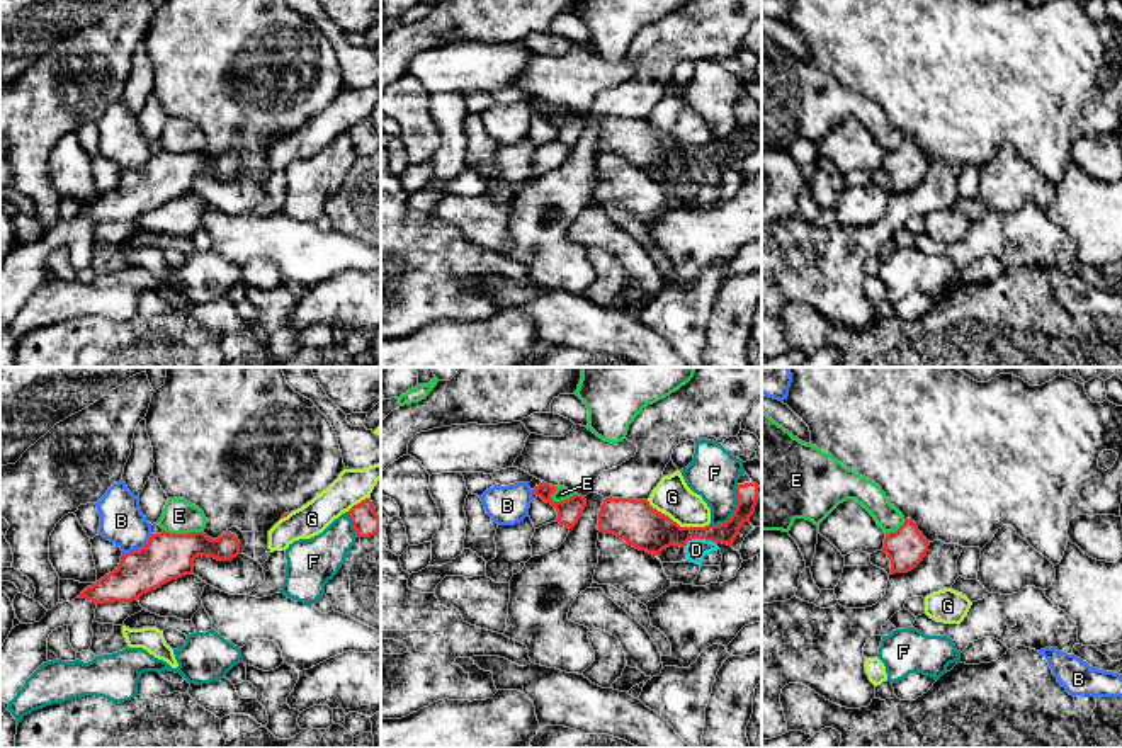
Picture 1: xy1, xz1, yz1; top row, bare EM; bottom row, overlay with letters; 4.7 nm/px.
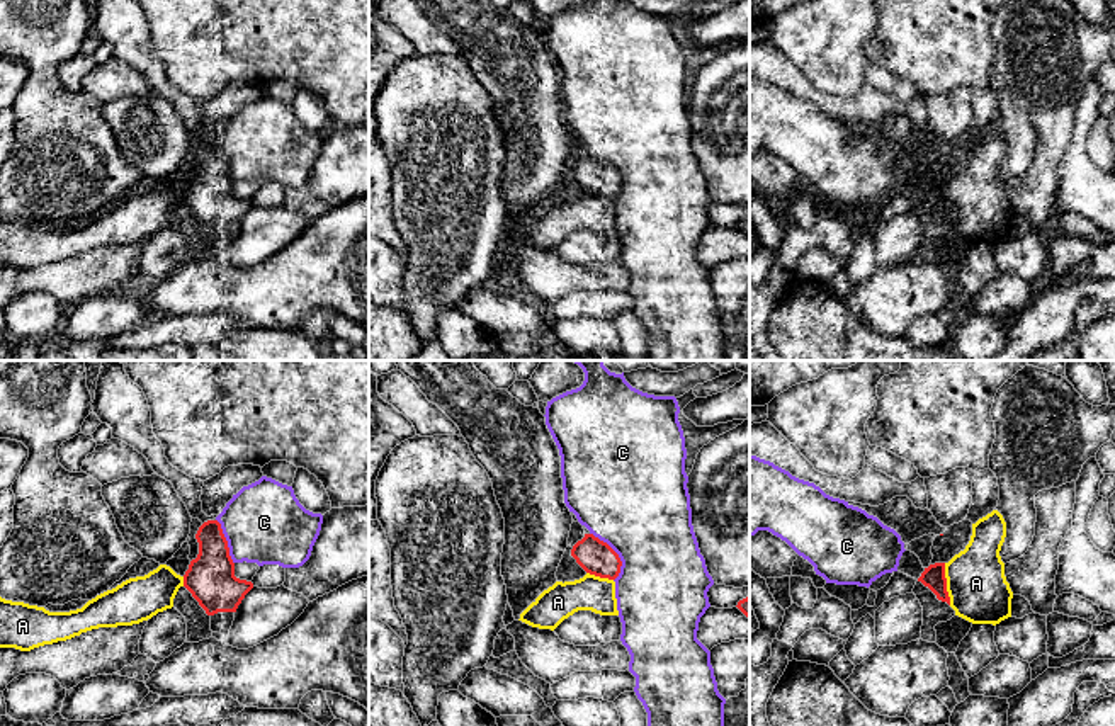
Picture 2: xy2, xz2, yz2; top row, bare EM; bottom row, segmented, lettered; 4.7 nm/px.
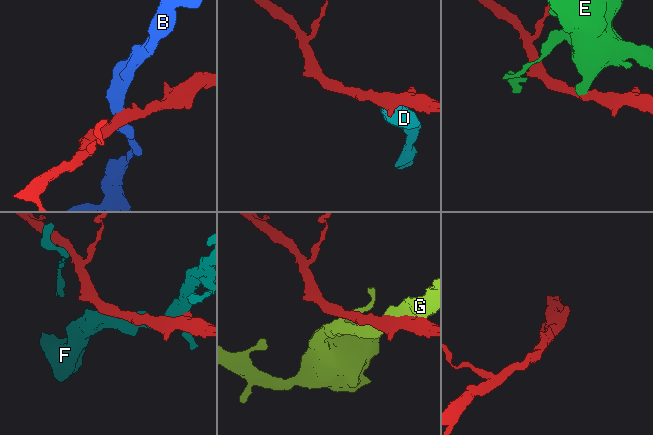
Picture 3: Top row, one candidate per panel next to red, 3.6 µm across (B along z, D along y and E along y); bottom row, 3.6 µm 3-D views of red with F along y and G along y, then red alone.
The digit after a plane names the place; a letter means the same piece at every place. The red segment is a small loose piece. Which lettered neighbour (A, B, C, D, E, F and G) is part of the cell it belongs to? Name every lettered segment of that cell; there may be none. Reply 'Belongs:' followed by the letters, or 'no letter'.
Belongs: no letter

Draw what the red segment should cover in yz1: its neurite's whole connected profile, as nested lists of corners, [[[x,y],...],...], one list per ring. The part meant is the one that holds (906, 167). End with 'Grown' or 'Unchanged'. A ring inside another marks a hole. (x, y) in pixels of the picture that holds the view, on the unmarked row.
[[[911,138],[896,150],[886,153],[882,170],[891,178],[891,192],[908,192],[926,175],[930,162],[918,150]]]. Unchanged

